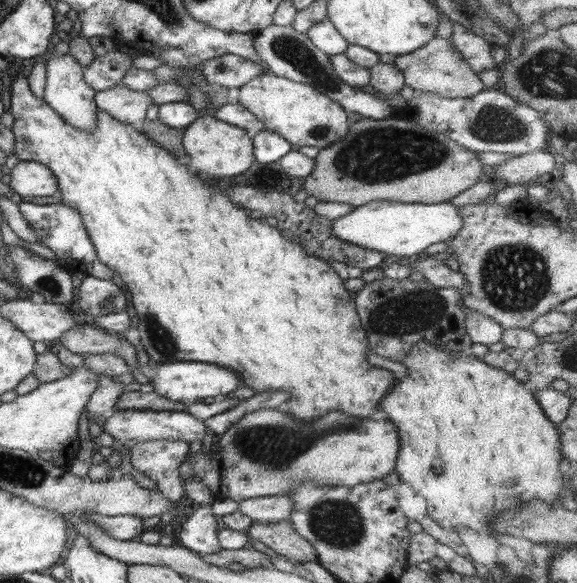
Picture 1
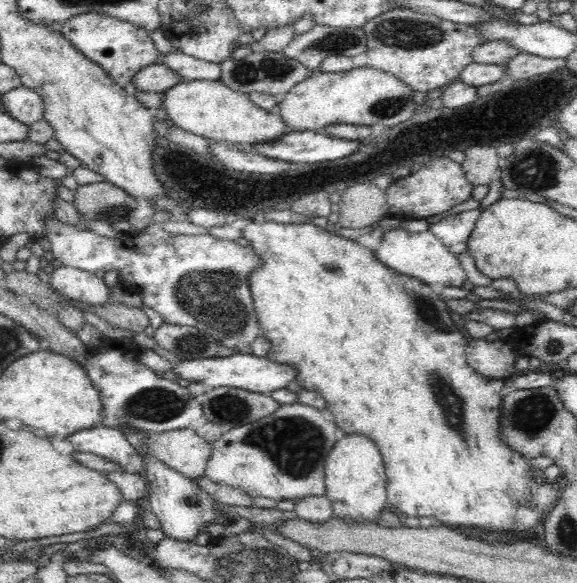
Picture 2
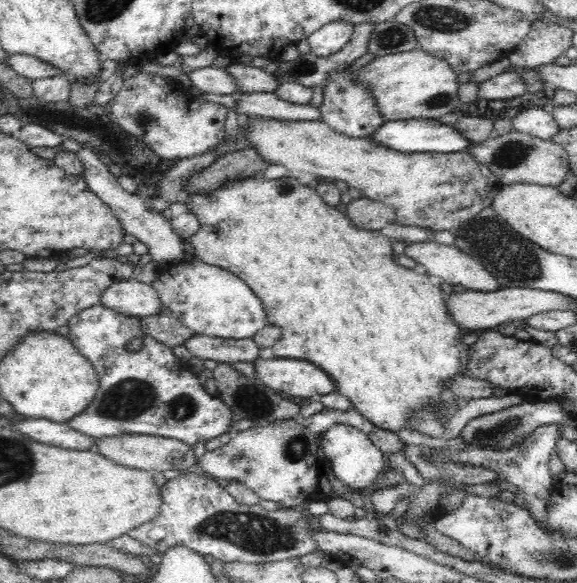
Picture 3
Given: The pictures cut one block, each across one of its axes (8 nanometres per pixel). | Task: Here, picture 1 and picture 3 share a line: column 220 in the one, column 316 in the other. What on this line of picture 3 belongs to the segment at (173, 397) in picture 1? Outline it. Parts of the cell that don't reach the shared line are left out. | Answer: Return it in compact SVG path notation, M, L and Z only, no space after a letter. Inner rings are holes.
M292 358L253 360L254 374L268 388L289 398L314 399L337 391L334 381L311 362Z

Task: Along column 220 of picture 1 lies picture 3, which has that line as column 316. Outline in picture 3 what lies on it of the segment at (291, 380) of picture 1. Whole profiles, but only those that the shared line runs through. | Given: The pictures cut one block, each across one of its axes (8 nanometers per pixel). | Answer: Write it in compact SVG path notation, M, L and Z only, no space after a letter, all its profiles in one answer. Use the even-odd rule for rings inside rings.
M286 174L276 179L254 179L252 176L236 178L232 182L220 186L218 190L212 190L208 194L185 195L181 200L188 211L199 219L199 230L188 240L191 255L211 266L230 271L248 284L252 292L262 301L266 311L267 324L279 326L282 331L280 339L271 347L276 358L294 358L306 360L316 364L332 378L336 384L337 392L346 396L352 402L352 408L357 410L366 420L392 431L408 430L408 418L412 410L424 410L422 406L434 408L443 397L449 395L444 382L452 380L458 375L464 375L468 364L468 350L470 346L465 345L460 338L460 327L452 320L448 307L446 307L445 294L440 290L437 280L426 275L422 270L410 270L395 264L393 244L378 230L361 230L353 226L348 216L344 214L342 207L332 207L322 202L318 196L315 186L304 186L298 184L297 175Z

